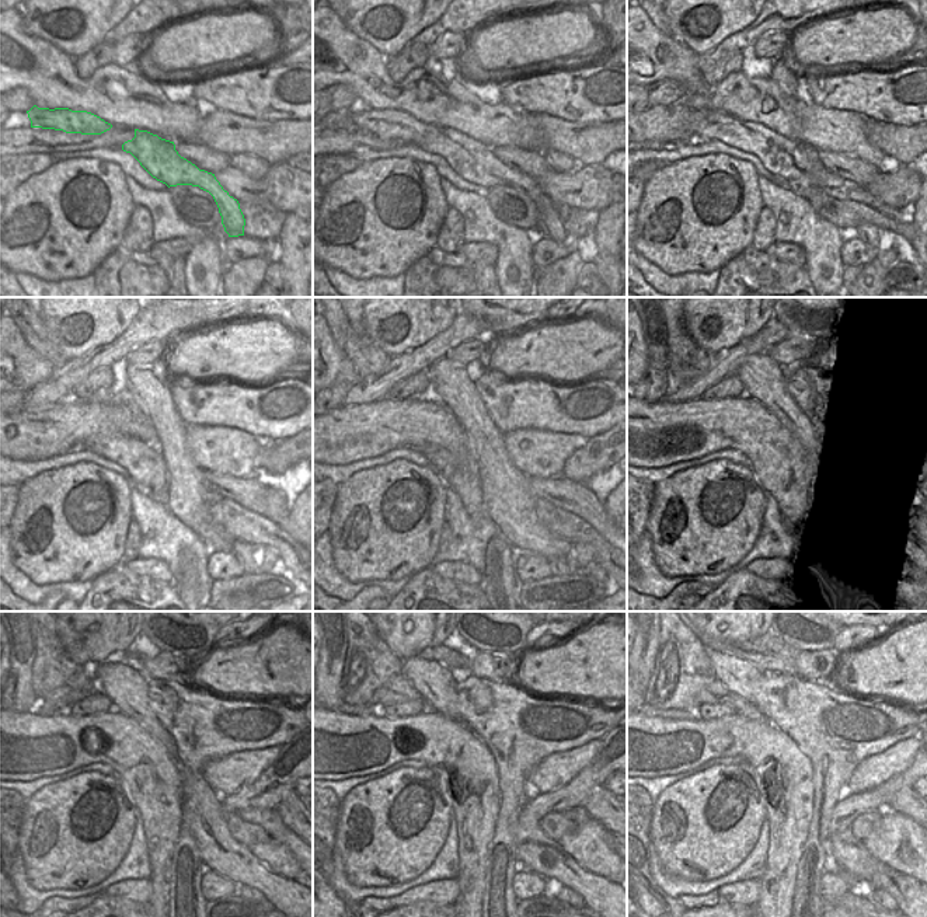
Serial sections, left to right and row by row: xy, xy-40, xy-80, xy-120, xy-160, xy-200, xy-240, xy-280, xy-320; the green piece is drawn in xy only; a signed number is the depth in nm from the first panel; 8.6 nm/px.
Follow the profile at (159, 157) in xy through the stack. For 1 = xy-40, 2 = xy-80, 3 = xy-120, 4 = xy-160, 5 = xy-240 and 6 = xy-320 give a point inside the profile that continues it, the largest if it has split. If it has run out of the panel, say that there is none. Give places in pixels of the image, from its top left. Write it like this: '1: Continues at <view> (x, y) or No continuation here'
1: Continues at xy-40 (473, 160)
2: Continues at xy-80 (787, 159)
3: Continues at xy-120 (146, 466)
4: Continues at xy-160 (439, 456)
5: Continues at xy-240 (247, 892)
6: Continues at xy-320 (878, 896).

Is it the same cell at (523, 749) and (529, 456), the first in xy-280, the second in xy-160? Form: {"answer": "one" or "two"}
{"answer": "two"}

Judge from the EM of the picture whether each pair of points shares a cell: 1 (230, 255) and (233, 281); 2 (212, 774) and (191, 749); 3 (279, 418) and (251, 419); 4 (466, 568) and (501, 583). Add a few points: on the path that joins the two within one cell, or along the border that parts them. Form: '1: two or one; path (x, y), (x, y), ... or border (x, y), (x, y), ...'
1: two; border (264, 255), (243, 258), (232, 265)
2: two; border (236, 752), (209, 760), (201, 773)
3: one; path (272, 419), (258, 419)
4: two; border (480, 574), (481, 582)

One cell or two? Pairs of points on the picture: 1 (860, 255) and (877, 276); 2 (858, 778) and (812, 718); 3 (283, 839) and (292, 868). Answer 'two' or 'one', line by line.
1: two
2: two
3: two

